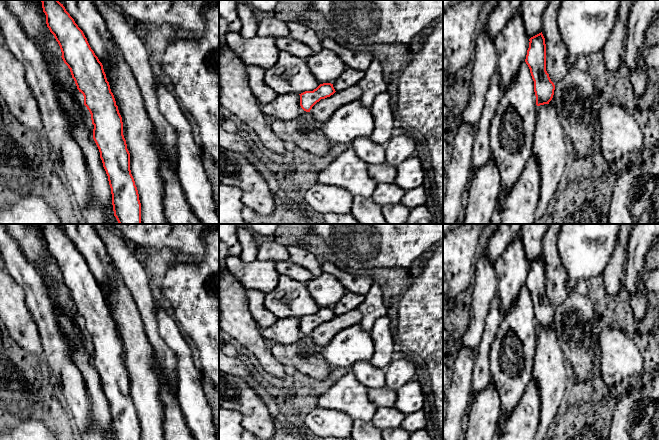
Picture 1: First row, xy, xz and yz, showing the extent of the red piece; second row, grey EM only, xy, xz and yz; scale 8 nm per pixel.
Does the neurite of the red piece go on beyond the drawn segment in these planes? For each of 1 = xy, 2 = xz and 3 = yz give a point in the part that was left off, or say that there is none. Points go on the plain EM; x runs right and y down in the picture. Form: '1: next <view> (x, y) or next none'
1: next none
2: next none
3: next none

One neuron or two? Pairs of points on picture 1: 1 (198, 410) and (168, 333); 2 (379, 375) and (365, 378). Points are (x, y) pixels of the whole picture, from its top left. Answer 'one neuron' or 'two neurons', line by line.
1: one neuron
2: one neuron

